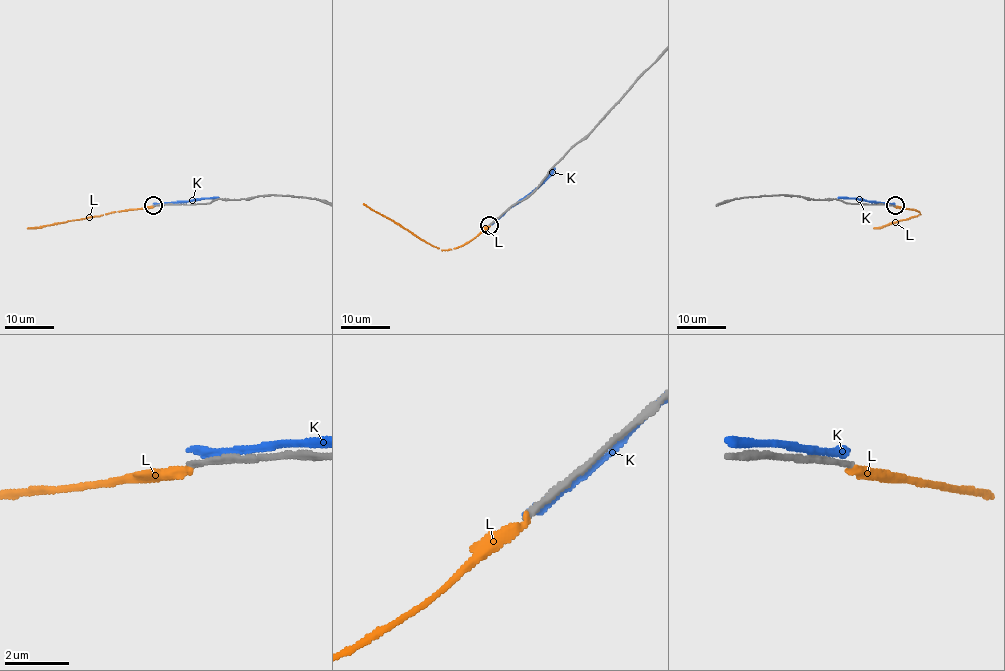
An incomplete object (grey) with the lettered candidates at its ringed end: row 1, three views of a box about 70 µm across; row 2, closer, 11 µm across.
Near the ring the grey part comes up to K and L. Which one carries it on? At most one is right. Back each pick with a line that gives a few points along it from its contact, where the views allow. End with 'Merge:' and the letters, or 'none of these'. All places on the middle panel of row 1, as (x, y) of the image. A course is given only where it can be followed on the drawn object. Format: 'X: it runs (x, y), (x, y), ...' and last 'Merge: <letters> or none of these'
Merge: none of these

